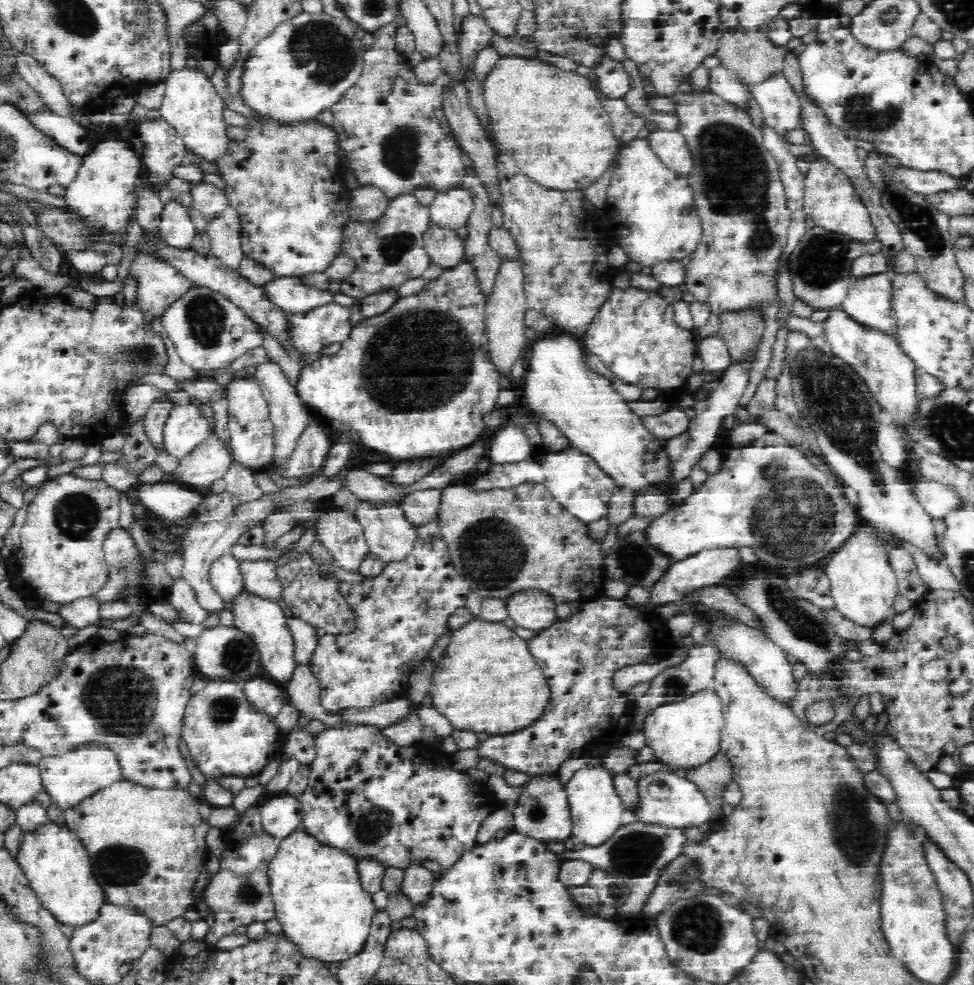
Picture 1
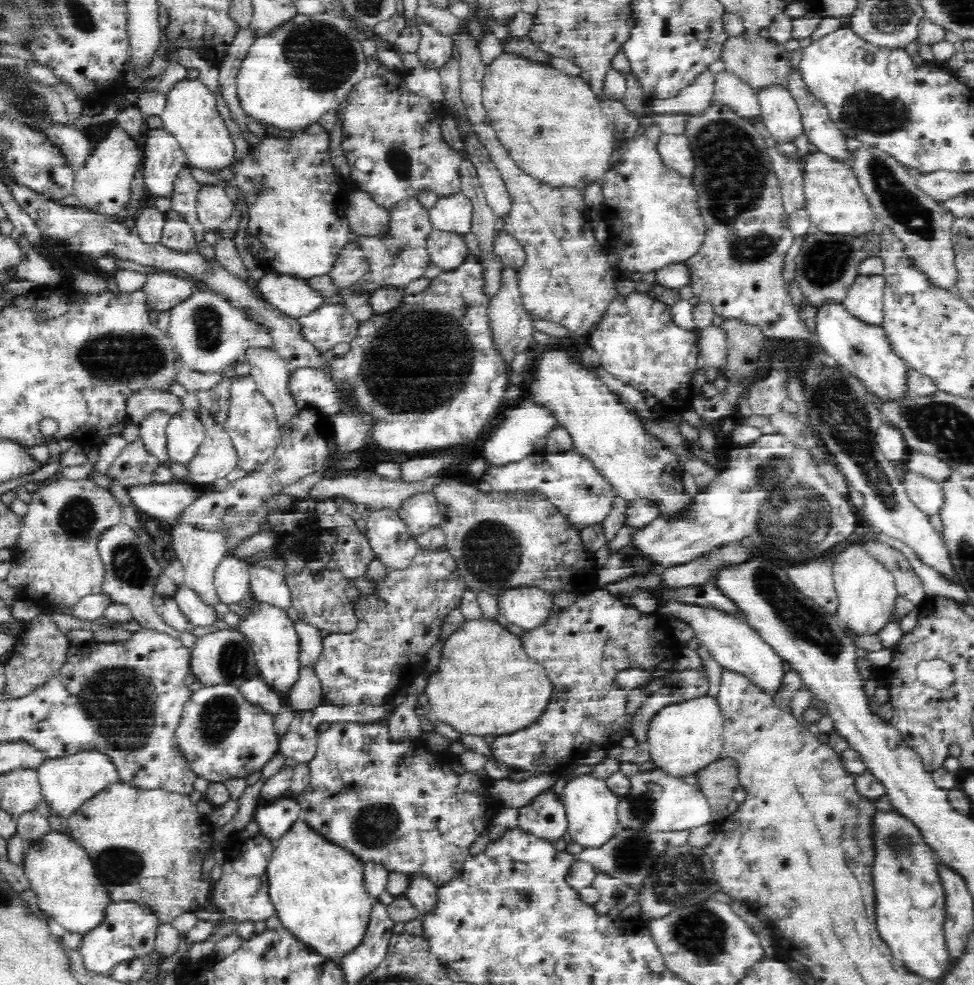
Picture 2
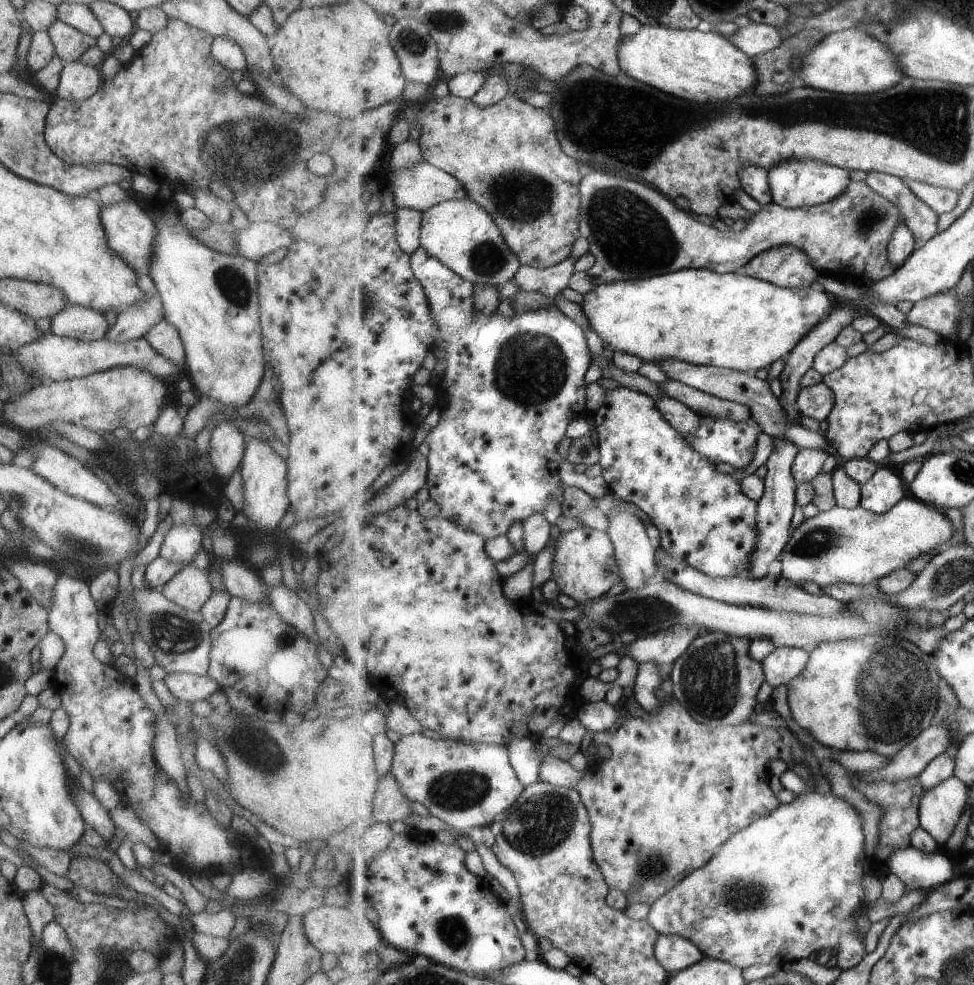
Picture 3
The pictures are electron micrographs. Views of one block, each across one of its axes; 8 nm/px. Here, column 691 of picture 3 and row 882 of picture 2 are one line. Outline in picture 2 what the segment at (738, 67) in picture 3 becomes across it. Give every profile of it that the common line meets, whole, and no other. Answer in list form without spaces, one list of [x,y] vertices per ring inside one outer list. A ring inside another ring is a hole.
[[[50,829],[38,839],[26,842],[22,865],[40,908],[49,917],[64,929],[80,935],[98,926],[104,916],[103,910],[110,903],[110,892],[98,882],[90,855],[70,833]]]

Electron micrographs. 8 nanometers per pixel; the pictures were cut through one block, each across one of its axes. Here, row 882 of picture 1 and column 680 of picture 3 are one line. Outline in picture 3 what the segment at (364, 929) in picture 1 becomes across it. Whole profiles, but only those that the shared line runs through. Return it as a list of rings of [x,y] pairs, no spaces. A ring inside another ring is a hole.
[[[709,268],[703,269],[682,269],[673,273],[655,276],[642,280],[614,281],[611,283],[598,285],[587,295],[584,295],[584,301],[580,304],[585,318],[588,320],[591,328],[602,338],[606,349],[614,352],[627,352],[643,358],[645,361],[654,361],[658,363],[666,359],[676,359],[689,362],[695,365],[710,365],[724,367],[739,371],[753,373],[760,368],[770,367],[780,358],[788,359],[791,352],[798,346],[798,343],[804,340],[818,324],[823,323],[839,303],[838,298],[832,298],[830,291],[818,292],[812,285],[804,288],[783,287],[770,281],[765,281],[756,277],[736,273],[719,273]]]

